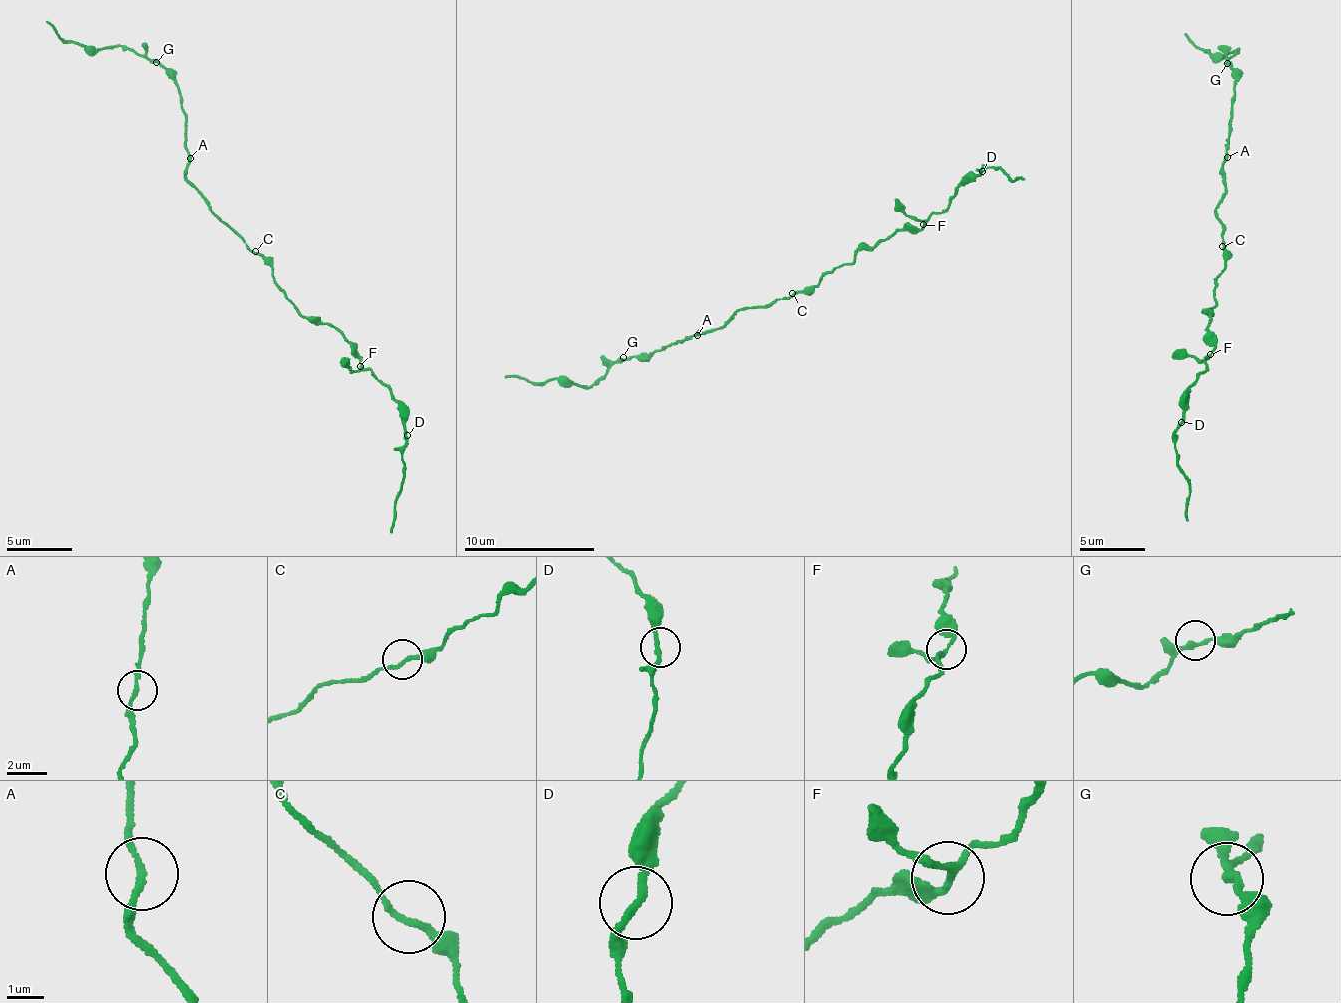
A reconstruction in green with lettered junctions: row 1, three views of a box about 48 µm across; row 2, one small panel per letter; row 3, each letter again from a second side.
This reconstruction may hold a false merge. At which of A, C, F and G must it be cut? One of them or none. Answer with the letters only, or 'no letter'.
no letter

